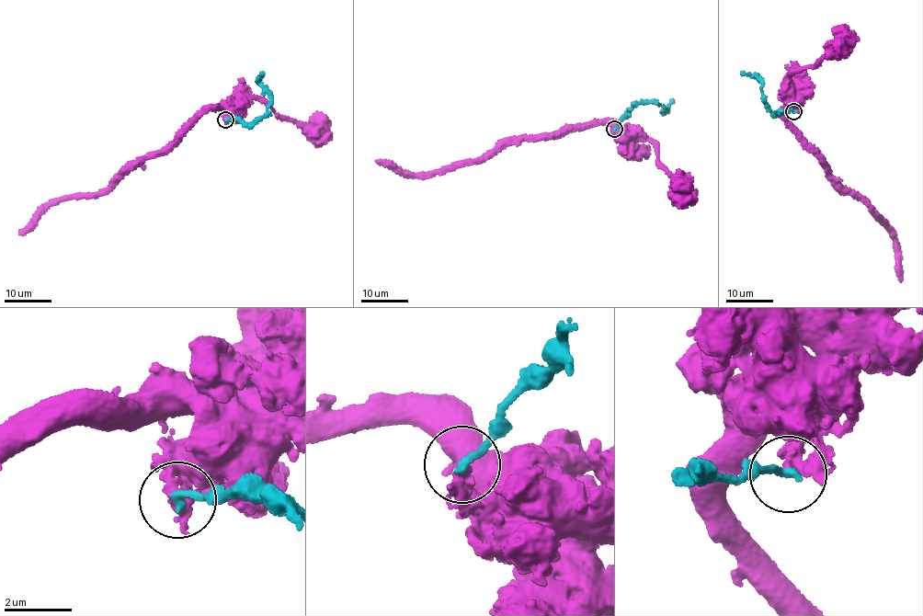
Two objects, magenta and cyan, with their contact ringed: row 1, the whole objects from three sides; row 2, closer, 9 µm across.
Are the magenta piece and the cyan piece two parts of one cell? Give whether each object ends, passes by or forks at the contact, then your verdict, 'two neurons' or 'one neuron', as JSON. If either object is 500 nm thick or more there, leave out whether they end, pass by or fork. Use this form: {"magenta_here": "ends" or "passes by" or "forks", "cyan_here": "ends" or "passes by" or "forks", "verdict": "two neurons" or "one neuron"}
{"magenta_here": "passes by", "cyan_here": "ends", "verdict": "two neurons"}

